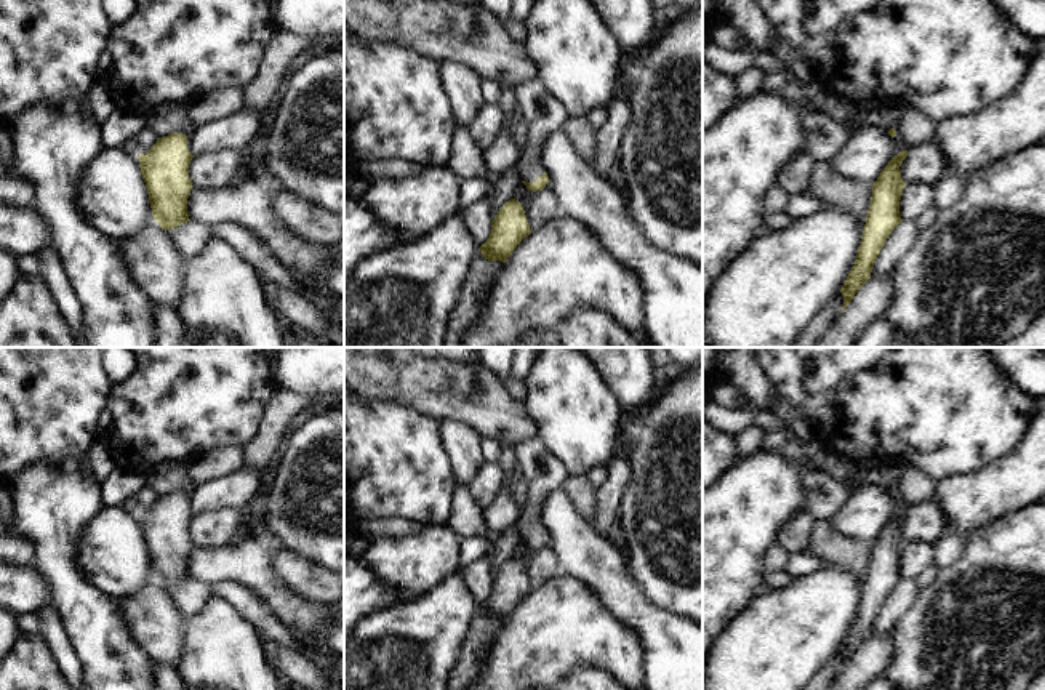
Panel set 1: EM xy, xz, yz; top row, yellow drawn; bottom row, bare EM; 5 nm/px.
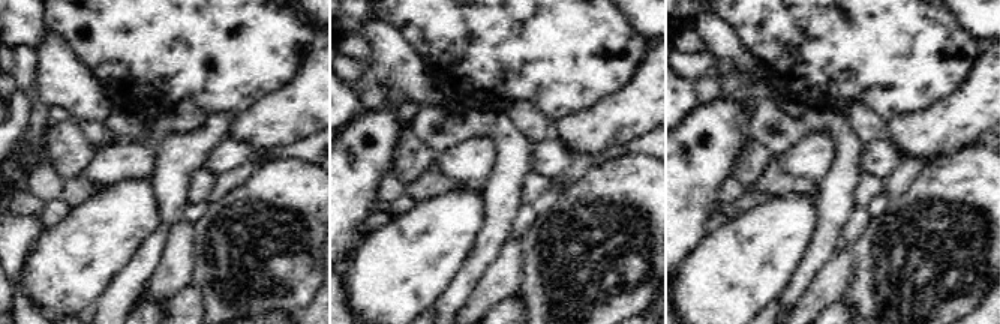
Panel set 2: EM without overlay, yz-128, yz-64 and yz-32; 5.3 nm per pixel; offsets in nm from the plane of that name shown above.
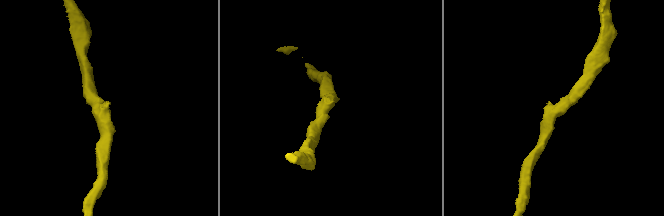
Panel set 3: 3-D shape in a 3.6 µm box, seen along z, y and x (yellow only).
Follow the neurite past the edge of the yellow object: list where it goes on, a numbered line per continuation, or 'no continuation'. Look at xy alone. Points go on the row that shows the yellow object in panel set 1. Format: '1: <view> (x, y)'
no continuation.

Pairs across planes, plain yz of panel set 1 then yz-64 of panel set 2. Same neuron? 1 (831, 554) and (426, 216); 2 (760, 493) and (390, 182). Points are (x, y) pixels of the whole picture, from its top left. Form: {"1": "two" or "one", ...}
{"1": "two", "2": "two"}

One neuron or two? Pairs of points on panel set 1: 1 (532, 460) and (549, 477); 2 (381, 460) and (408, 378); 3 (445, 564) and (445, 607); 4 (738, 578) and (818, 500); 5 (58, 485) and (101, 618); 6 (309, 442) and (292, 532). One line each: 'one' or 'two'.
1: one
2: two
3: two
4: two
5: one
6: one

